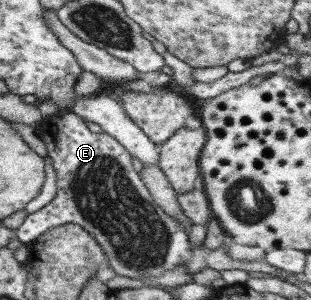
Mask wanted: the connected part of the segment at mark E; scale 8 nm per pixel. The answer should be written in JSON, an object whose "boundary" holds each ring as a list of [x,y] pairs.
{"boundary":[[[58,110],[58,112],[54,113],[53,115],[42,119],[38,124],[36,124],[35,129],[46,148],[45,156],[48,156],[48,160],[52,162],[52,168],[54,169],[54,174],[56,174],[56,190],[54,197],[52,198],[52,200],[50,200],[50,202],[48,202],[39,210],[27,214],[24,217],[24,221],[22,222],[22,224],[17,226],[16,237],[18,238],[18,241],[20,241],[20,243],[30,244],[36,242],[38,238],[44,235],[44,233],[48,232],[50,228],[56,228],[60,225],[71,223],[81,226],[81,228],[84,229],[84,231],[88,233],[88,235],[90,235],[90,237],[92,237],[94,241],[96,241],[96,244],[99,244],[100,249],[102,249],[102,253],[105,255],[105,261],[107,262],[106,266],[111,268],[113,272],[115,272],[115,274],[117,274],[118,276],[127,276],[128,278],[141,278],[141,276],[162,276],[162,274],[164,274],[167,270],[172,270],[175,267],[178,267],[178,265],[184,265],[184,267],[186,267],[185,270],[187,270],[187,272],[192,275],[196,274],[196,272],[200,272],[200,270],[205,268],[217,270],[218,272],[220,272],[221,270],[246,270],[248,272],[262,272],[262,274],[273,274],[274,276],[280,277],[289,275],[283,270],[272,268],[272,266],[270,266],[270,264],[267,264],[265,261],[244,262],[244,260],[242,260],[242,262],[238,262],[238,260],[230,260],[230,256],[228,256],[228,254],[226,254],[226,252],[224,252],[222,248],[216,248],[216,250],[206,250],[206,248],[202,246],[202,242],[198,243],[198,246],[190,246],[190,243],[188,243],[188,235],[186,234],[186,232],[184,232],[184,228],[182,228],[182,225],[178,224],[176,220],[172,220],[172,217],[169,217],[160,207],[158,207],[156,205],[156,202],[154,202],[154,199],[150,196],[150,193],[147,191],[145,184],[139,179],[137,172],[135,172],[134,168],[132,167],[132,163],[130,163],[129,152],[123,146],[120,146],[120,143],[115,138],[108,136],[106,133],[90,132],[90,130],[86,127],[85,122],[79,116],[76,116],[76,114],[74,114],[72,111]]]}

